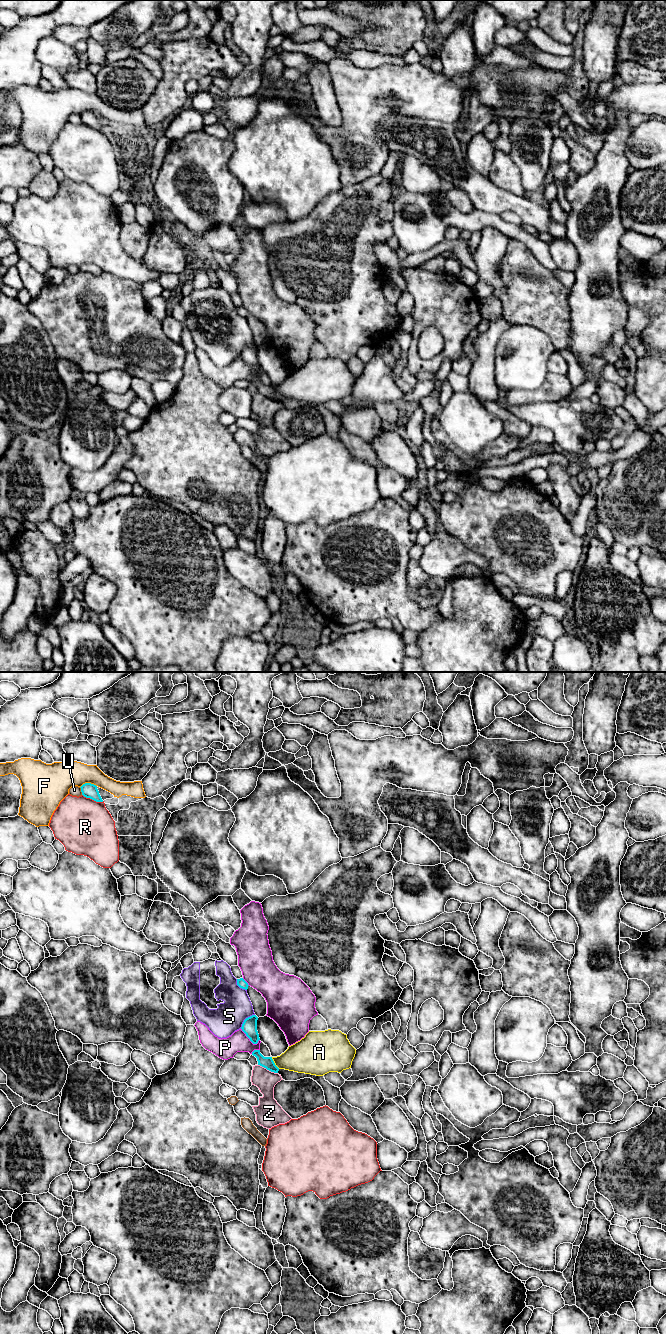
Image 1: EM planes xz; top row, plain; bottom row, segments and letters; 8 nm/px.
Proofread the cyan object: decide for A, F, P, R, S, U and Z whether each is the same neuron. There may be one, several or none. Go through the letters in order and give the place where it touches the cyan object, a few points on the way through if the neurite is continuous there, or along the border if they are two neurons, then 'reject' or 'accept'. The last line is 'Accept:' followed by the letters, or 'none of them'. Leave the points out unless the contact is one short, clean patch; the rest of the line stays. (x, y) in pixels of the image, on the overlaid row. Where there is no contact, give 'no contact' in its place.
A: xz (274, 1063) | along xz (271, 1057), (279, 1068) | reject
F: xz (88, 783) | reject
P: xz (248, 1037) | reject
R: xz (93, 799) | reject
S: xz (245, 1019) | reject
U: xz (81, 791) | reject
Z: xz (268, 1069) | along xz (258, 1064), (277, 1073) | reject
Accept: none of them

